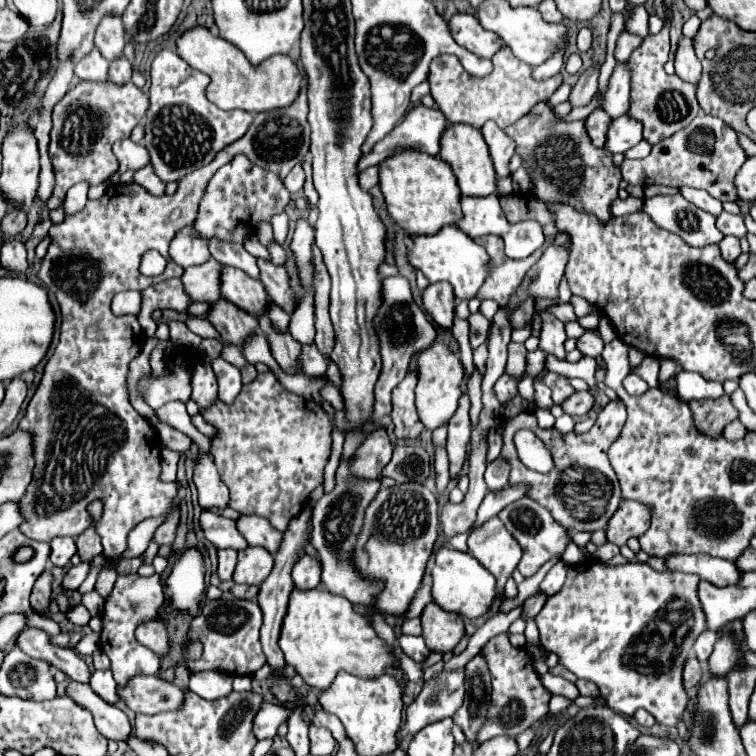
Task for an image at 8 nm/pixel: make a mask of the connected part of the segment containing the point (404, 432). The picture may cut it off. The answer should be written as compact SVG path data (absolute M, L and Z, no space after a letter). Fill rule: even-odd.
M412 370L406 378L392 390L392 422L396 438L418 438L424 426L416 414L414 388L418 382L418 372Z

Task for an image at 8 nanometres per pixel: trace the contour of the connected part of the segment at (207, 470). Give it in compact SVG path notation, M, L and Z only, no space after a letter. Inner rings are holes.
M200 454L200 460L194 470L194 484L198 488L198 500L202 510L228 508L228 488L220 480L212 456Z

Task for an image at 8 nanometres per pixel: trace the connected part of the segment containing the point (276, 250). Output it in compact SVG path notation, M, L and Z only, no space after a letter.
M272 242L272 248L268 248L268 252L270 252L272 262L274 262L276 266L284 266L284 264L286 264L288 256L286 256L286 250L284 250L282 246L278 246L278 244L274 244L274 242Z

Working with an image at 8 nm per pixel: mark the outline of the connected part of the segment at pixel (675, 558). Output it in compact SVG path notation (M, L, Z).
M672 554L666 558L668 568L676 572L690 572L696 574L714 586L724 586L724 582L738 582L740 580L740 570L736 568L734 562L724 560L724 558L714 558L714 556L704 556L704 554Z

